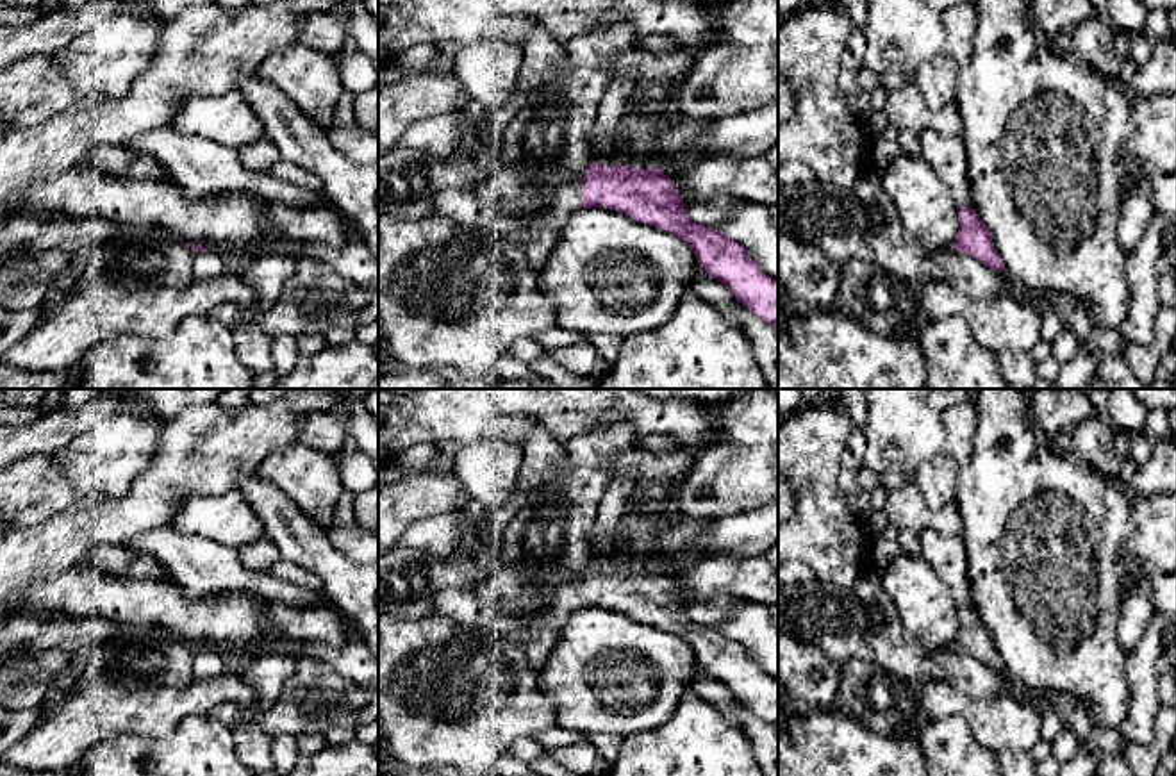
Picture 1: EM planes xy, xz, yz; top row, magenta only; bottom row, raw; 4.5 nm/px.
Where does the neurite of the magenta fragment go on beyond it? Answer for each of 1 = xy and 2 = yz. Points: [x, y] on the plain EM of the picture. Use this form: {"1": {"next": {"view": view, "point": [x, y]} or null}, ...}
{"1": {"next": null}, "2": {"next": null}}

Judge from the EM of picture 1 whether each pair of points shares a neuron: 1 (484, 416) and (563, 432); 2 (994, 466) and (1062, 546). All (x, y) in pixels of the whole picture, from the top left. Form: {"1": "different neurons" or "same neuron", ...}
{"1": "same neuron", "2": "same neuron"}

